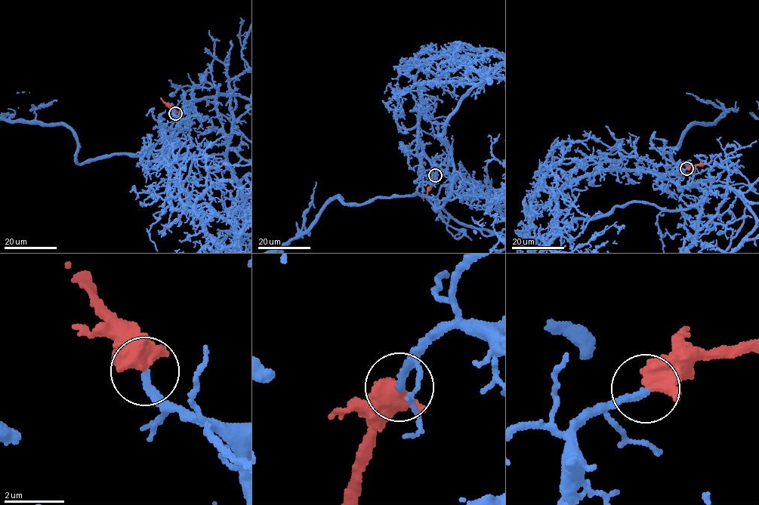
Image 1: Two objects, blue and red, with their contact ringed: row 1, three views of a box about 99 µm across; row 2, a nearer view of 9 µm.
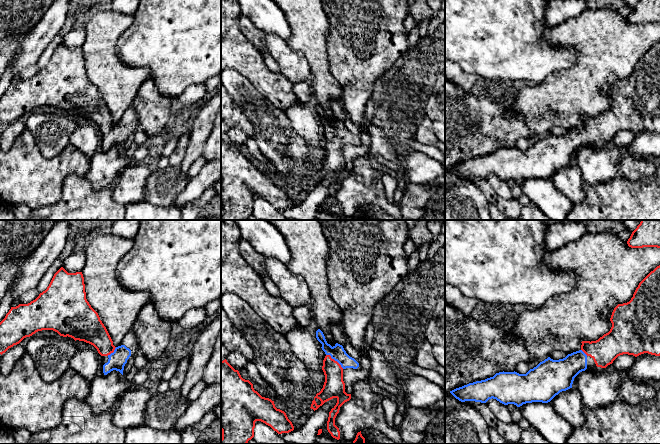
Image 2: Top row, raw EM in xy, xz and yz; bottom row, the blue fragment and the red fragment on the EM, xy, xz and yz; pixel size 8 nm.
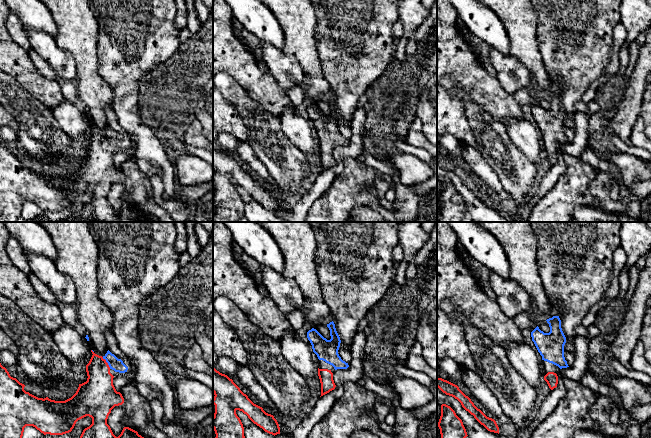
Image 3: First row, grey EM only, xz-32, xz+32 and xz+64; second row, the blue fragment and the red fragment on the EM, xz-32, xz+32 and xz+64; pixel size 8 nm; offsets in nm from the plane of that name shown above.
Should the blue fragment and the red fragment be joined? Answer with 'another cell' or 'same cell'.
same cell

